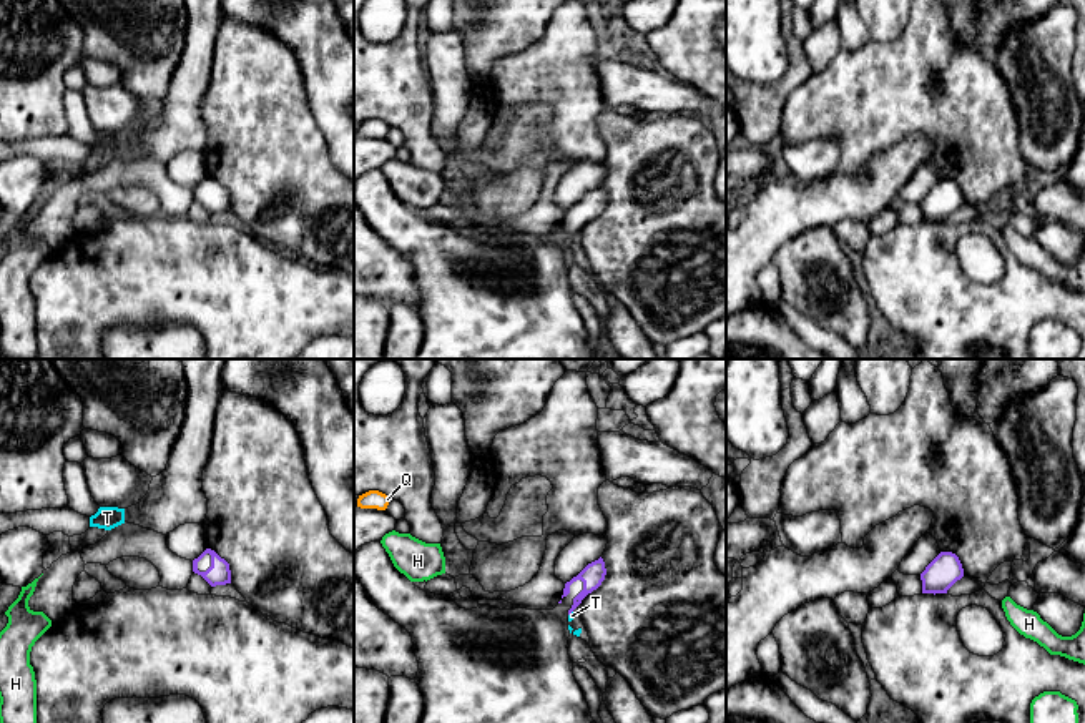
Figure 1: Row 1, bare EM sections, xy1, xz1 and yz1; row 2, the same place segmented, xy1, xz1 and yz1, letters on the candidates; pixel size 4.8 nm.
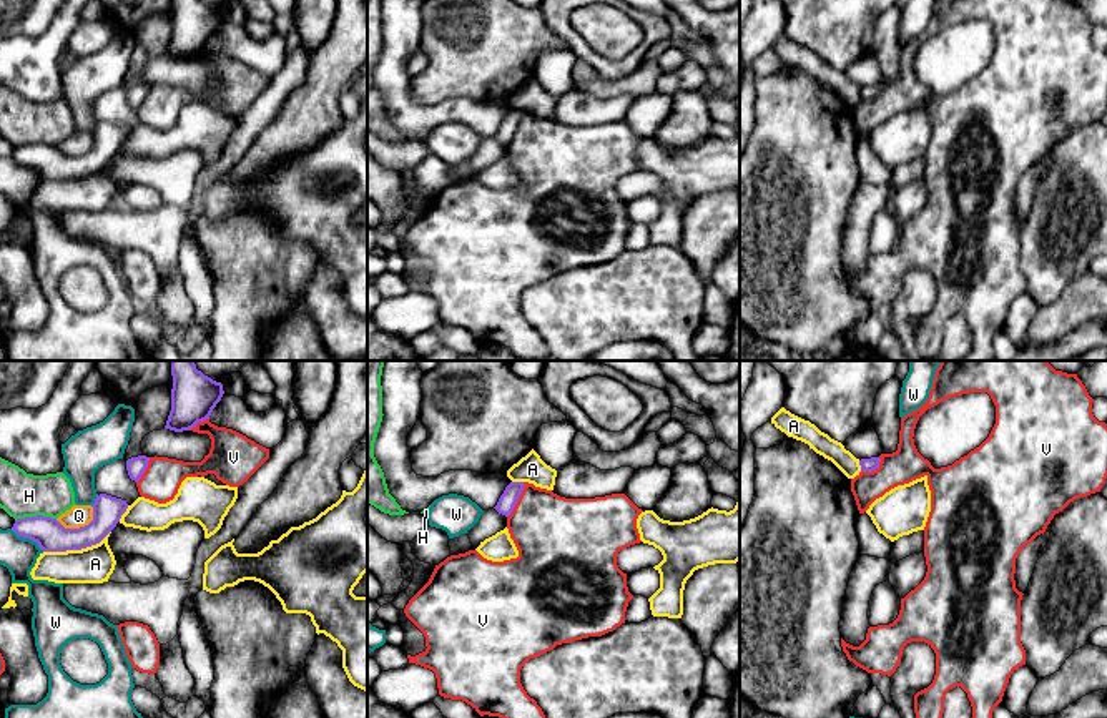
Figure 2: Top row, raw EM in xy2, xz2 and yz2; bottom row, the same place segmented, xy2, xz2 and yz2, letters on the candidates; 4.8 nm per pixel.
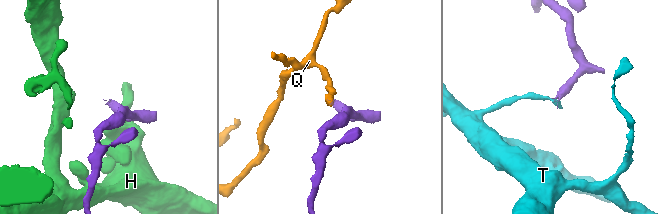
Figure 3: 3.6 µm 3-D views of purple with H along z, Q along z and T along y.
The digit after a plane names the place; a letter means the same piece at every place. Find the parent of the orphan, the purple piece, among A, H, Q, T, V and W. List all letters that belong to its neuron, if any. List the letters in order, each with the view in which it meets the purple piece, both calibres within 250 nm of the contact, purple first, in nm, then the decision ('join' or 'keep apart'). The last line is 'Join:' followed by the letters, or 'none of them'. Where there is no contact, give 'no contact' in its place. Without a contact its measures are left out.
A: xy2 | 150/180 nm | keep apart
H: xy2 | 150/220 nm | keep apart
Q: xy2 | 150/110 nm | keep apart
T: xz1 | 110/30 nm | keep apart
V: xz2 | 90/380 nm | keep apart
W: xy2 | 150/170 nm | keep apart
Join: none of them

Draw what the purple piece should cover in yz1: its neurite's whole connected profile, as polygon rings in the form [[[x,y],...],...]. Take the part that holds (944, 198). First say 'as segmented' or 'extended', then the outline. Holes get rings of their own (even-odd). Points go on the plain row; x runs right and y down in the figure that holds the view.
as segmented | [[[940,180],[921,201],[922,221],[947,221],[964,204],[959,184],[952,180]]]

